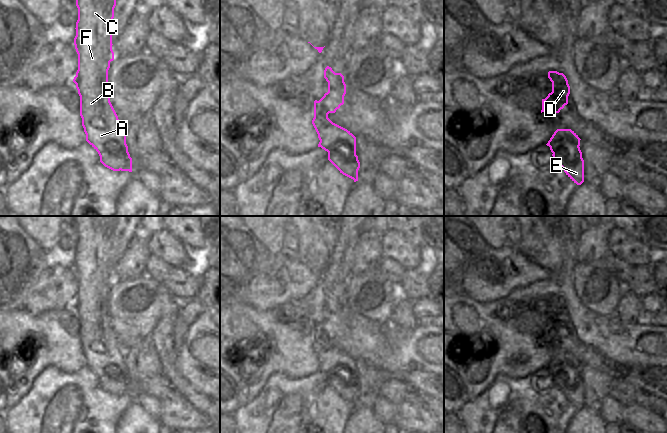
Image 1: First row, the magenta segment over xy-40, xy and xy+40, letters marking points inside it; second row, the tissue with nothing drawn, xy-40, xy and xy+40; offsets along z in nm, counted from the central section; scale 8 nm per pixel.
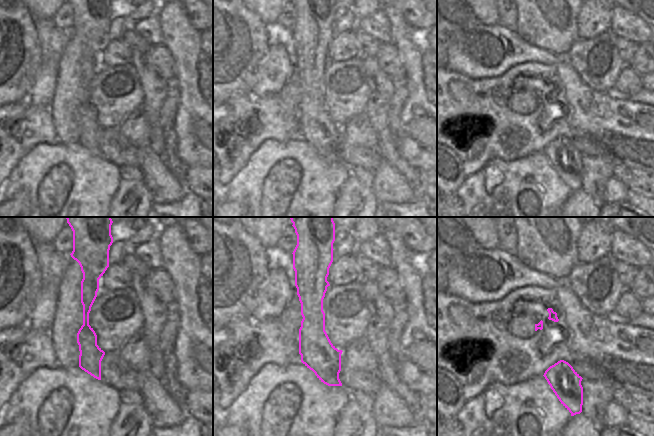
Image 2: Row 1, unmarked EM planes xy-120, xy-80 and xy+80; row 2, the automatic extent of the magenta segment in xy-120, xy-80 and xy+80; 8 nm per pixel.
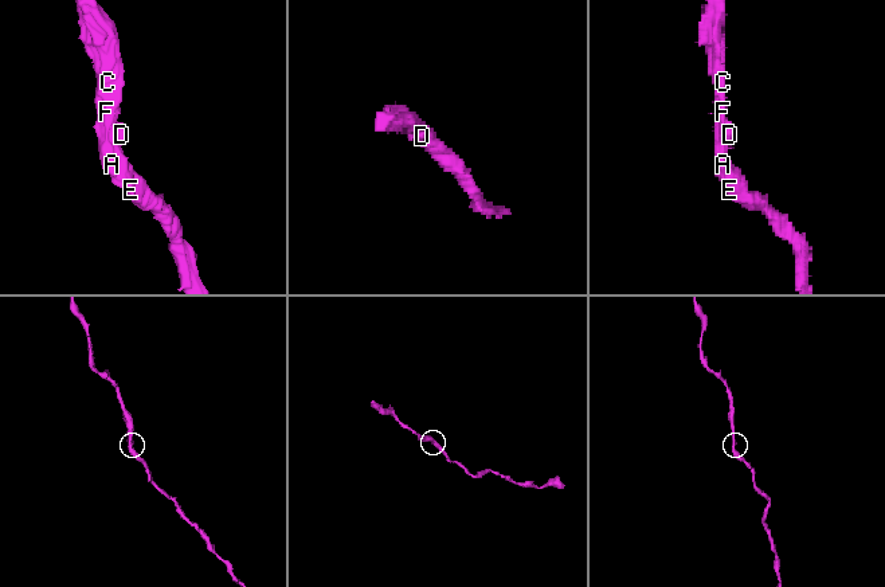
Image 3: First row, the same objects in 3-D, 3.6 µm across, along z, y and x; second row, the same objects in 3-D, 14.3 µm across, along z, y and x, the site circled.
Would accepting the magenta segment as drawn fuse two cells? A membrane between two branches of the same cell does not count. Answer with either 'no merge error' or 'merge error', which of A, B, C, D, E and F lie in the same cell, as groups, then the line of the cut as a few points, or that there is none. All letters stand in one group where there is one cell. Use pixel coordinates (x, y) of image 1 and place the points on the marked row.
no merge error; A B C D E F; no cut

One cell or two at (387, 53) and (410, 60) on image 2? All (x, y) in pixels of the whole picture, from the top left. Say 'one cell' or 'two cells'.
two cells

